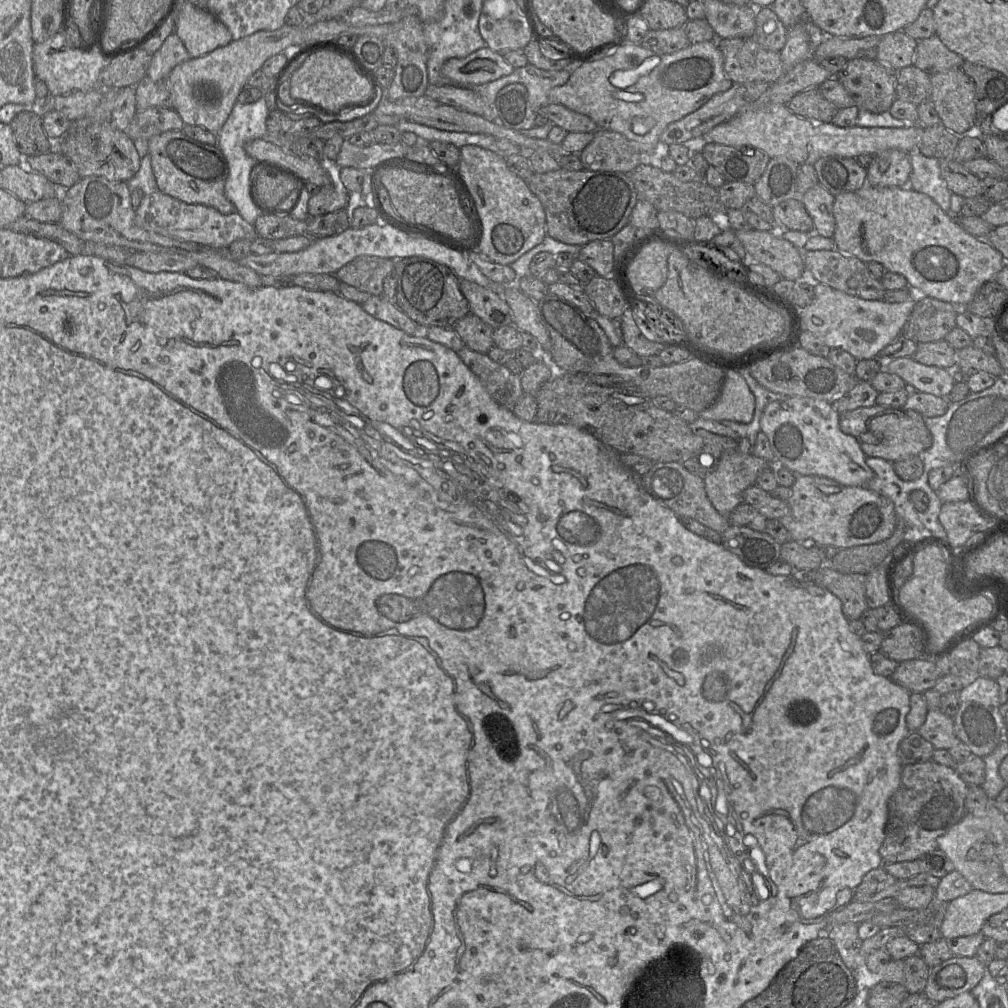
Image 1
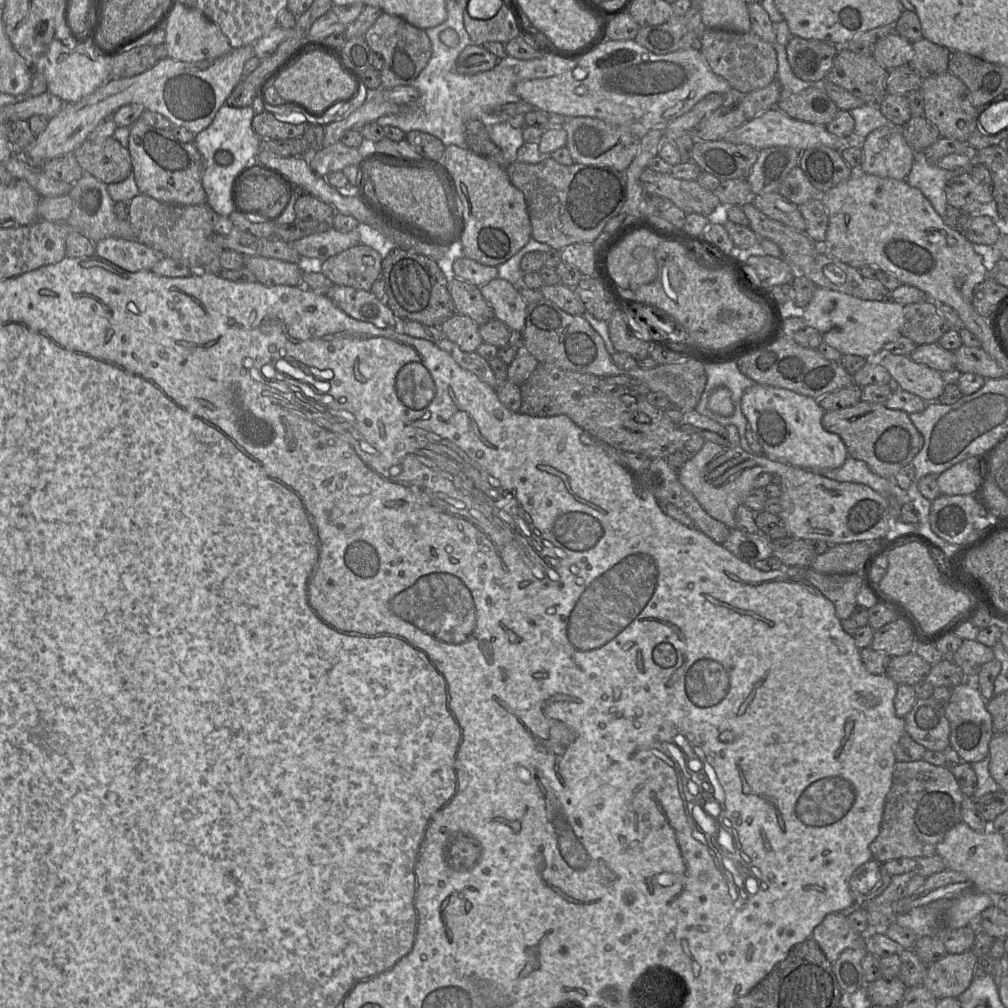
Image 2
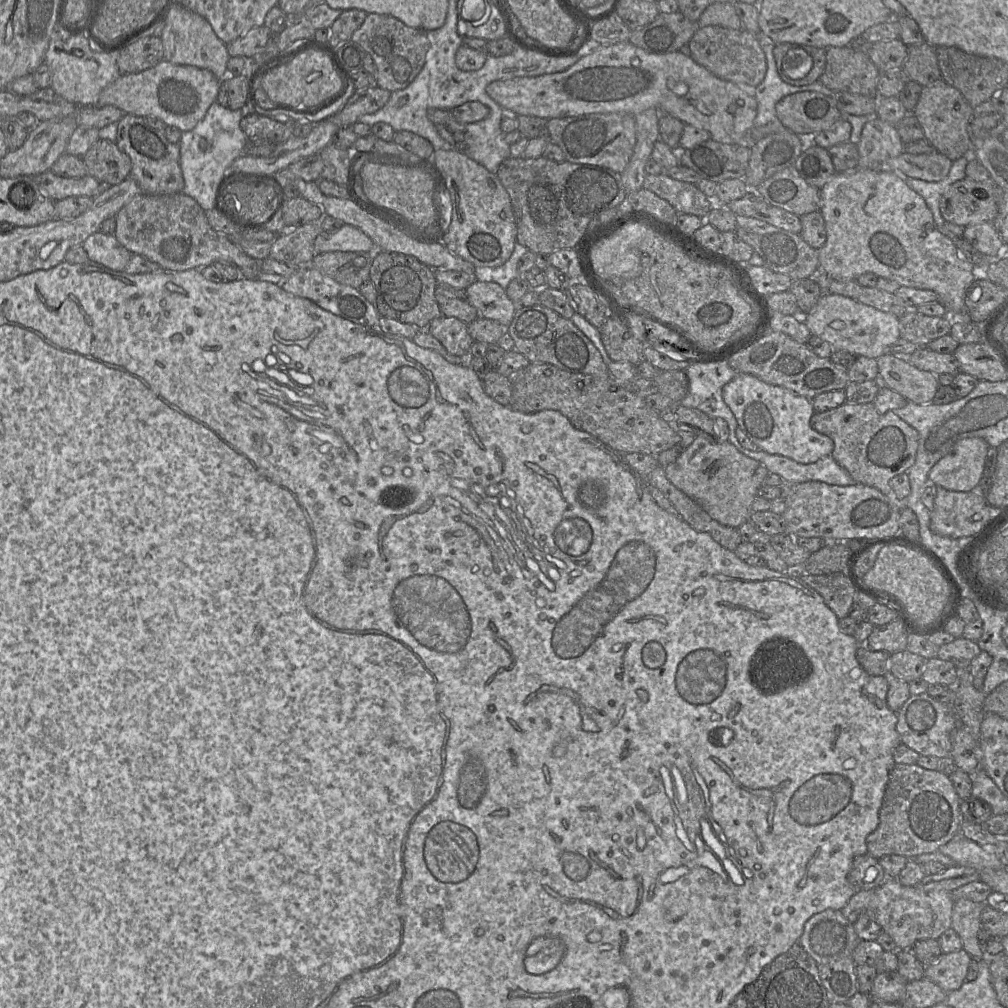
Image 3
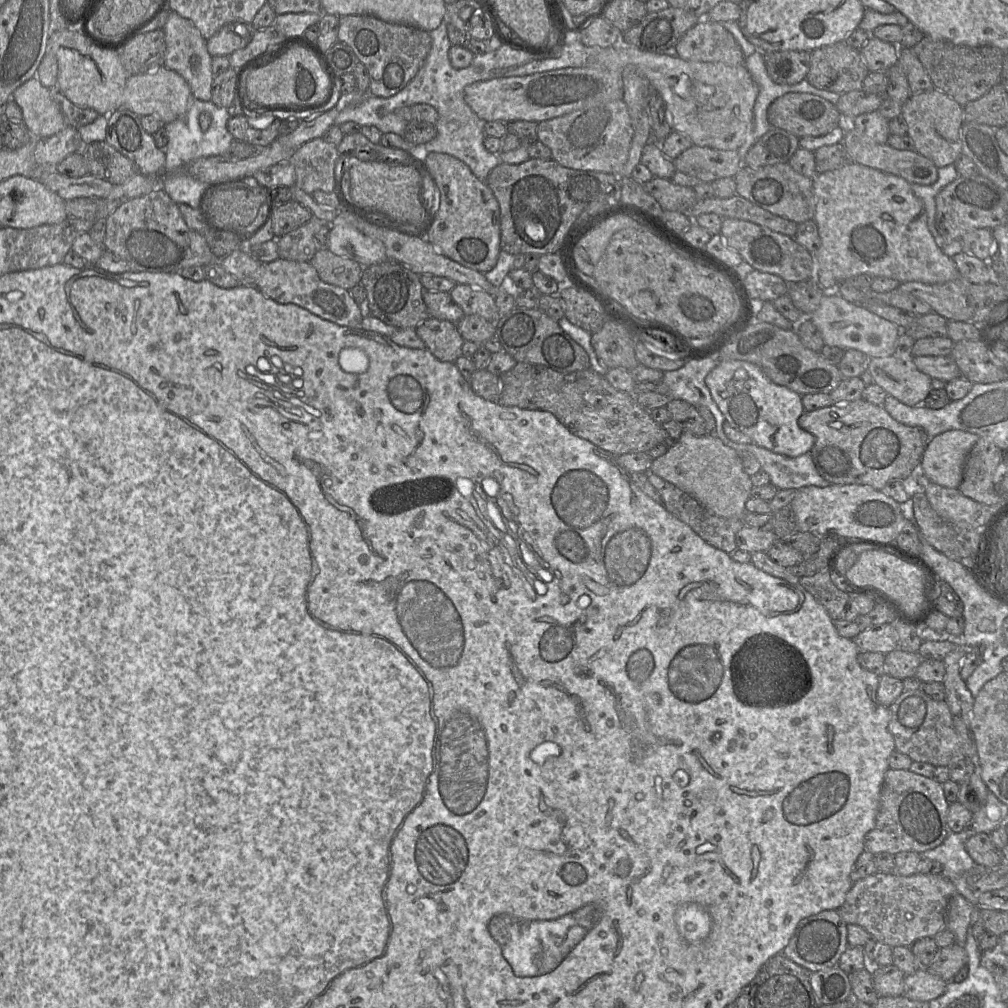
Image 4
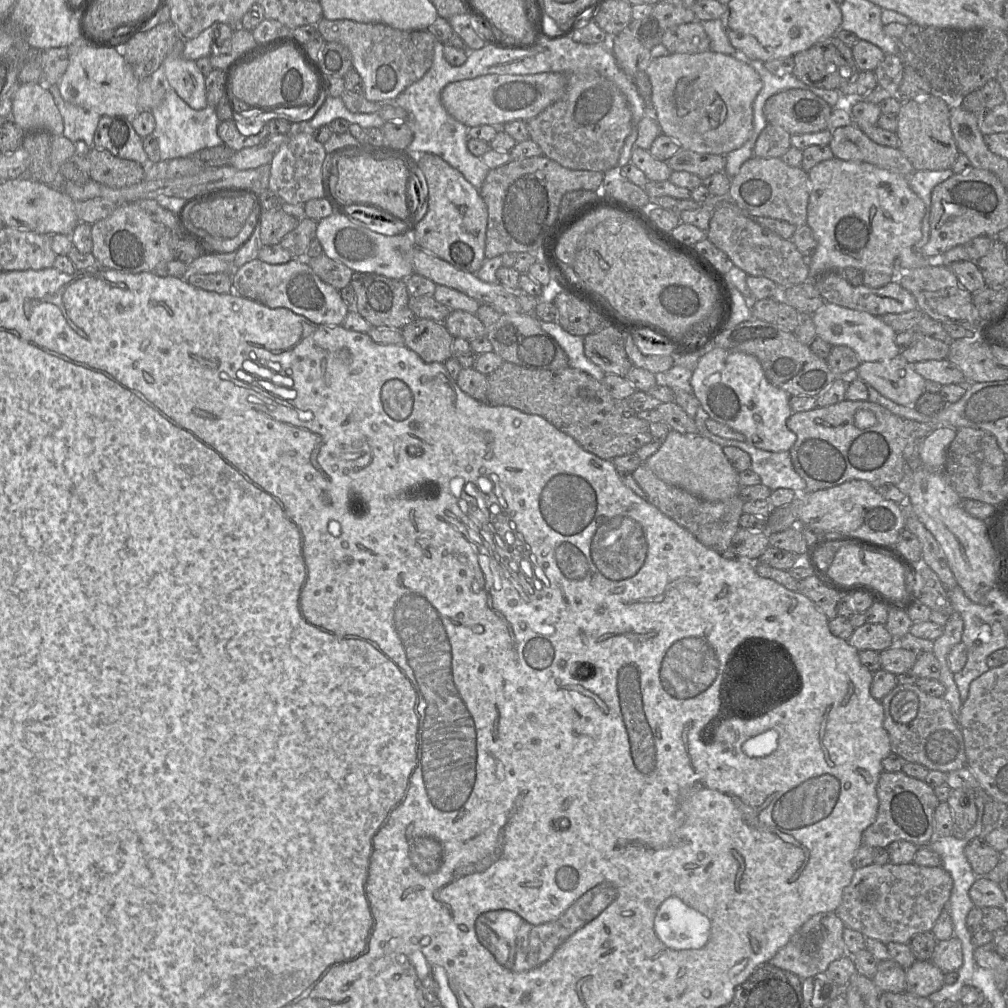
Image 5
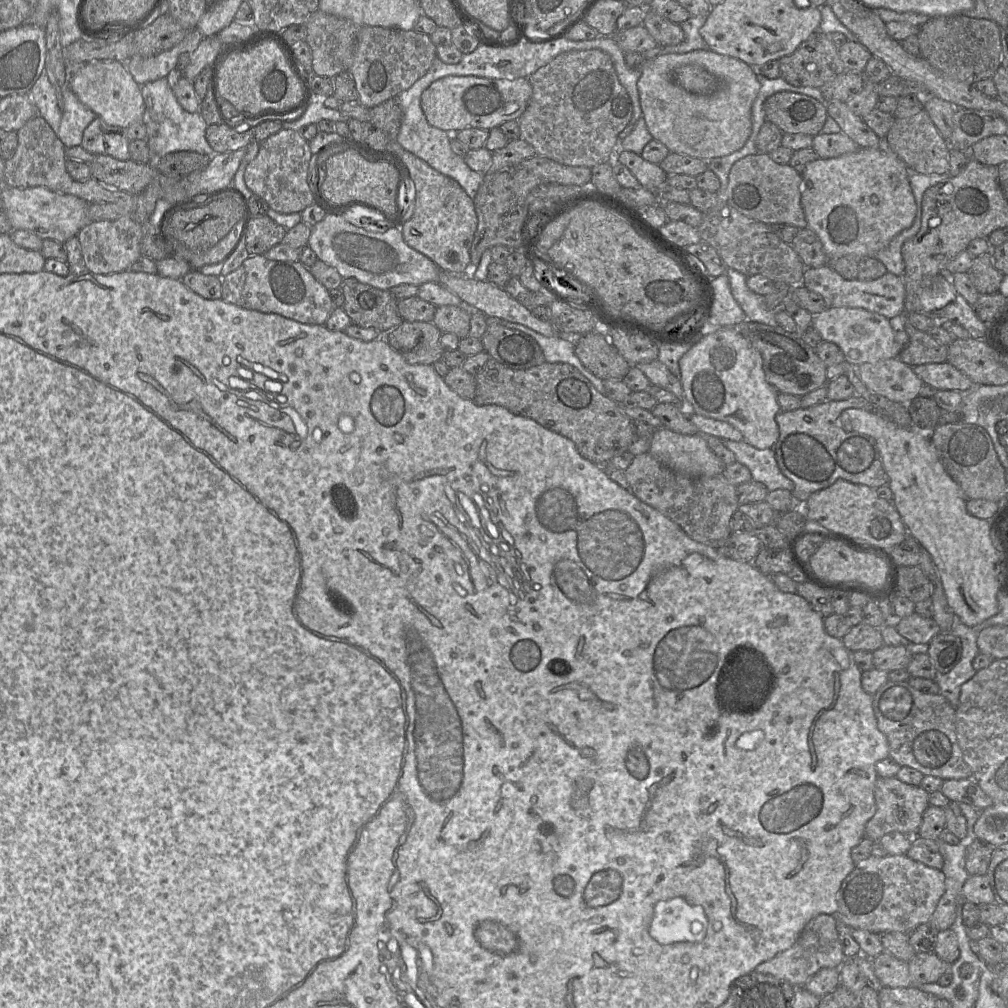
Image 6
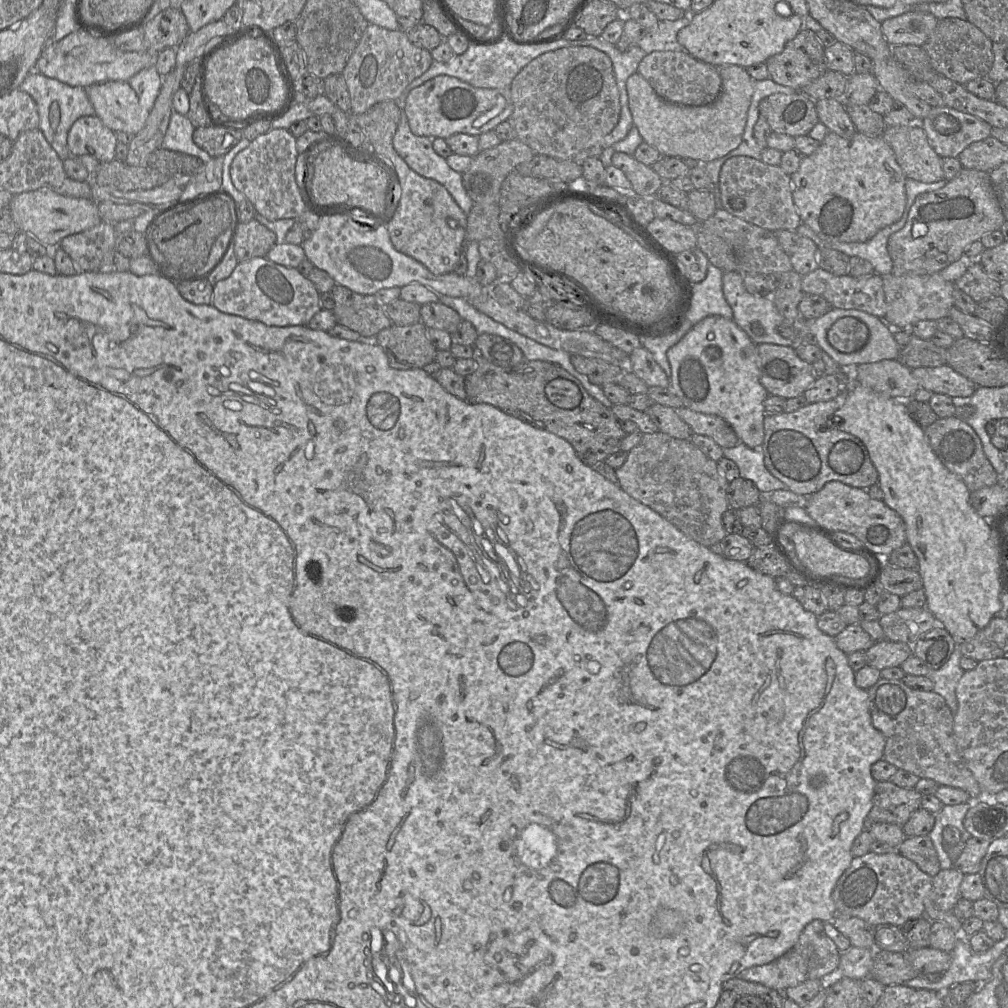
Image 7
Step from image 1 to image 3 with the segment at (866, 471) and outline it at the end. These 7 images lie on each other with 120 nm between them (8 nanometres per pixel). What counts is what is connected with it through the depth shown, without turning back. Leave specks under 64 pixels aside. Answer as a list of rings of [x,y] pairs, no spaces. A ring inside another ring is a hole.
[[[738,373],[723,387],[722,395],[724,402],[733,412],[738,427],[761,450],[802,464],[814,463],[831,455],[833,440],[810,425],[810,419],[815,413],[812,399],[743,373]]]

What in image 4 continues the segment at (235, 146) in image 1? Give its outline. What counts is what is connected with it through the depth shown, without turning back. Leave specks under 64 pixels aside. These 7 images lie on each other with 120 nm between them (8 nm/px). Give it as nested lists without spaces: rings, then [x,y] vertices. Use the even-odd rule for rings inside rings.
[[[193,98],[183,116],[163,125],[168,143],[165,148],[164,177],[160,180],[160,187],[177,204],[183,203],[199,209],[201,196],[208,185],[189,175],[185,167],[197,158],[227,155],[230,144],[234,140],[227,130],[227,122],[230,118],[227,108],[217,107],[211,100],[201,101]],[[202,113],[210,116],[210,124],[206,131],[203,131],[199,124],[199,116]]]

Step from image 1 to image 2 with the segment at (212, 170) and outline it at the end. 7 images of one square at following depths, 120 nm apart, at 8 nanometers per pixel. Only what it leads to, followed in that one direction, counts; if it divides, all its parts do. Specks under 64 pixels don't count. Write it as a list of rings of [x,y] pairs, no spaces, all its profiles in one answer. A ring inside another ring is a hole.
[[[137,120],[130,126],[127,149],[140,194],[178,205],[206,203],[206,193],[202,186],[204,164],[194,142],[182,142],[171,129],[159,129]]]

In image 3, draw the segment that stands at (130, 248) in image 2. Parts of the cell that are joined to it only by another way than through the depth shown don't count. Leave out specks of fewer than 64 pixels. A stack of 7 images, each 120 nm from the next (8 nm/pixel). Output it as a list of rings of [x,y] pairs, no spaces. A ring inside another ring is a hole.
[[[100,231],[91,234],[81,246],[91,262],[115,271],[124,271],[133,255],[113,234],[103,234]]]

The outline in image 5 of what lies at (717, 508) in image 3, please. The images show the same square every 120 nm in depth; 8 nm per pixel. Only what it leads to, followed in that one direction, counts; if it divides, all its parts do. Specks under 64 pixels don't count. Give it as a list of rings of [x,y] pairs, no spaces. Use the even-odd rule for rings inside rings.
[[[670,430],[656,453],[644,461],[661,480],[708,501],[720,501],[739,495],[738,471],[731,465],[723,447],[701,435]]]

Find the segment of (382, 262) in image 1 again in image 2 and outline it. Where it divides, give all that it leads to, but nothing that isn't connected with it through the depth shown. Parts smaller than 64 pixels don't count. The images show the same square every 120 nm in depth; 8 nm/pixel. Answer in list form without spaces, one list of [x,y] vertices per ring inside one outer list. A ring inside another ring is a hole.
[[[359,244],[327,258],[321,264],[316,264],[316,266],[334,285],[370,291],[373,283],[381,277],[382,260],[383,257],[376,250]]]

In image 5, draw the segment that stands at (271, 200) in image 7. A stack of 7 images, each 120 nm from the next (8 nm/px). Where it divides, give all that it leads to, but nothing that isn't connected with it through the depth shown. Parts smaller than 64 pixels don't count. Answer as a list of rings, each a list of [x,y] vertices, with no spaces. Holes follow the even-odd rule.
[[[292,124],[292,134],[275,153],[271,160],[268,189],[277,194],[284,203],[292,205],[304,205],[306,202],[324,197],[323,185],[323,163],[327,156],[322,143],[318,142],[311,134],[311,131],[294,131]]]

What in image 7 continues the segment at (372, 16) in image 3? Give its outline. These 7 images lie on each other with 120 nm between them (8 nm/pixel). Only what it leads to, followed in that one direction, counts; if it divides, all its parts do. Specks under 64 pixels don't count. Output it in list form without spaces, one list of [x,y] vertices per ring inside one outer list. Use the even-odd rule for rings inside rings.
[[[369,24],[341,72],[351,103],[347,114],[362,114],[379,102],[396,100],[414,79],[428,70],[432,62],[430,51],[411,43],[405,32]]]

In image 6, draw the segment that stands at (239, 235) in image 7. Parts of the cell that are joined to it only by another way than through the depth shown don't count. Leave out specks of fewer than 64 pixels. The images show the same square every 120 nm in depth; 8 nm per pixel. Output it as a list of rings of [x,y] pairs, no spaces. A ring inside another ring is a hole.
[[[268,216],[250,217],[245,227],[245,246],[249,255],[264,255],[282,243],[287,230]]]

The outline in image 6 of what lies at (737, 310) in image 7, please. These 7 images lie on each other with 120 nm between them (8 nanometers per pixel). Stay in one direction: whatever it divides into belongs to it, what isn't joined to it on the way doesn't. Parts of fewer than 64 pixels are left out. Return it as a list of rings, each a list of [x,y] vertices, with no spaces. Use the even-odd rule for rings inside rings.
[[[727,268],[725,274],[729,280],[732,295],[746,314],[747,321],[777,325],[775,321],[777,310],[768,308],[765,297],[749,289],[746,284],[747,276],[732,268]]]

